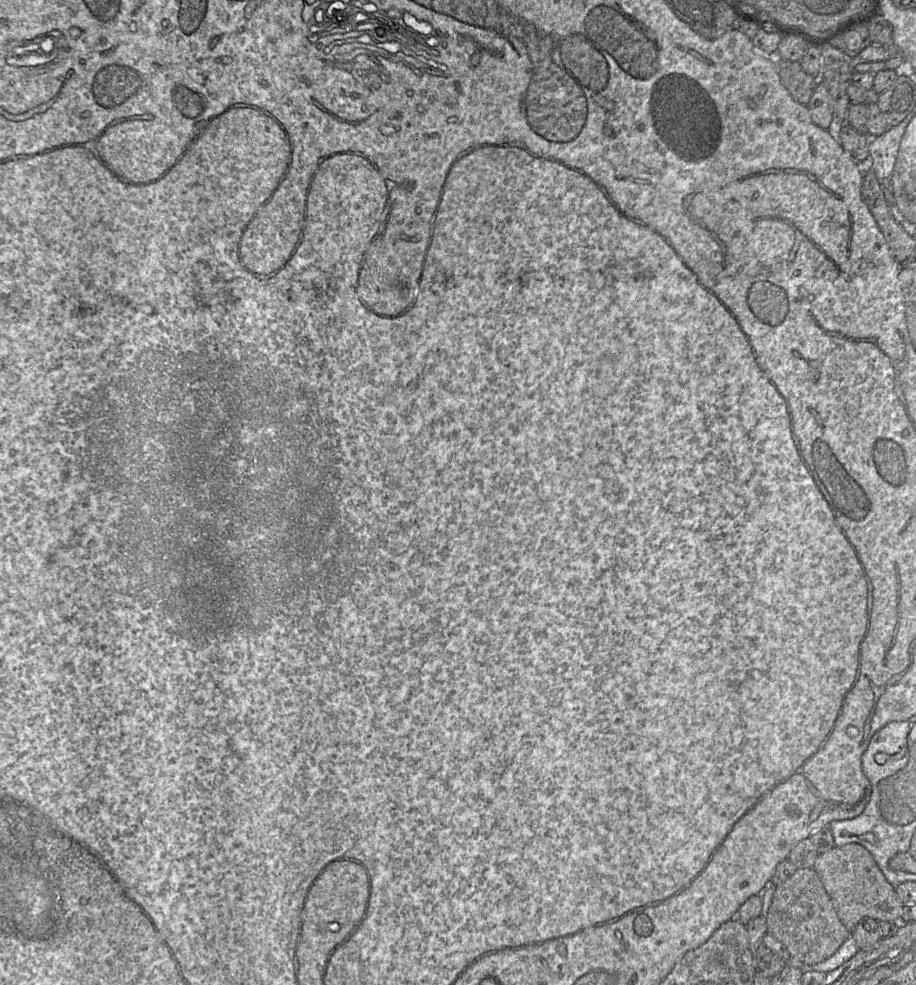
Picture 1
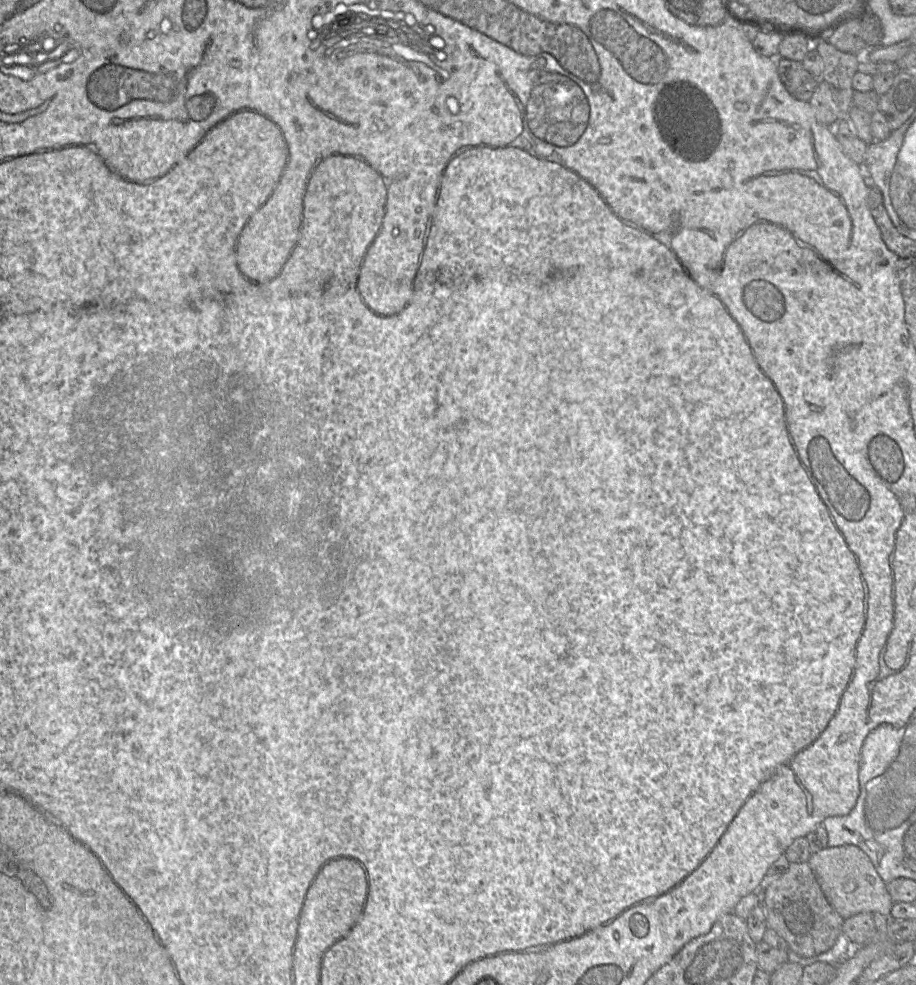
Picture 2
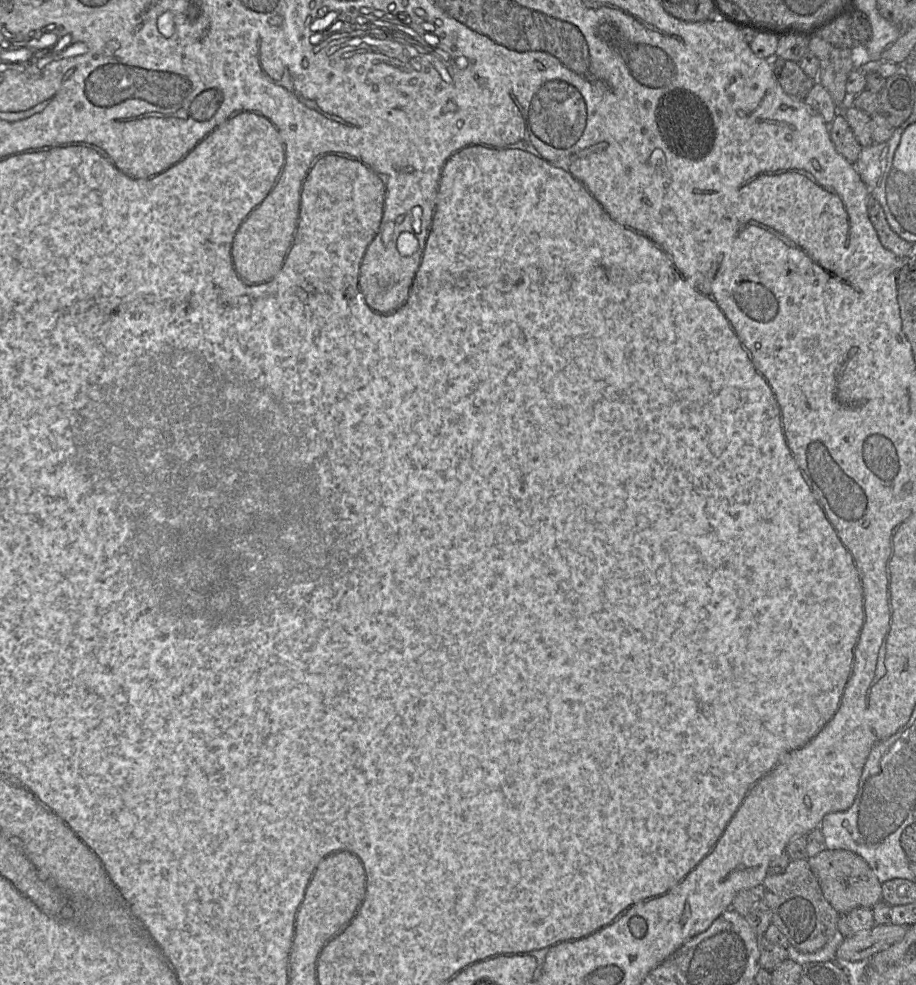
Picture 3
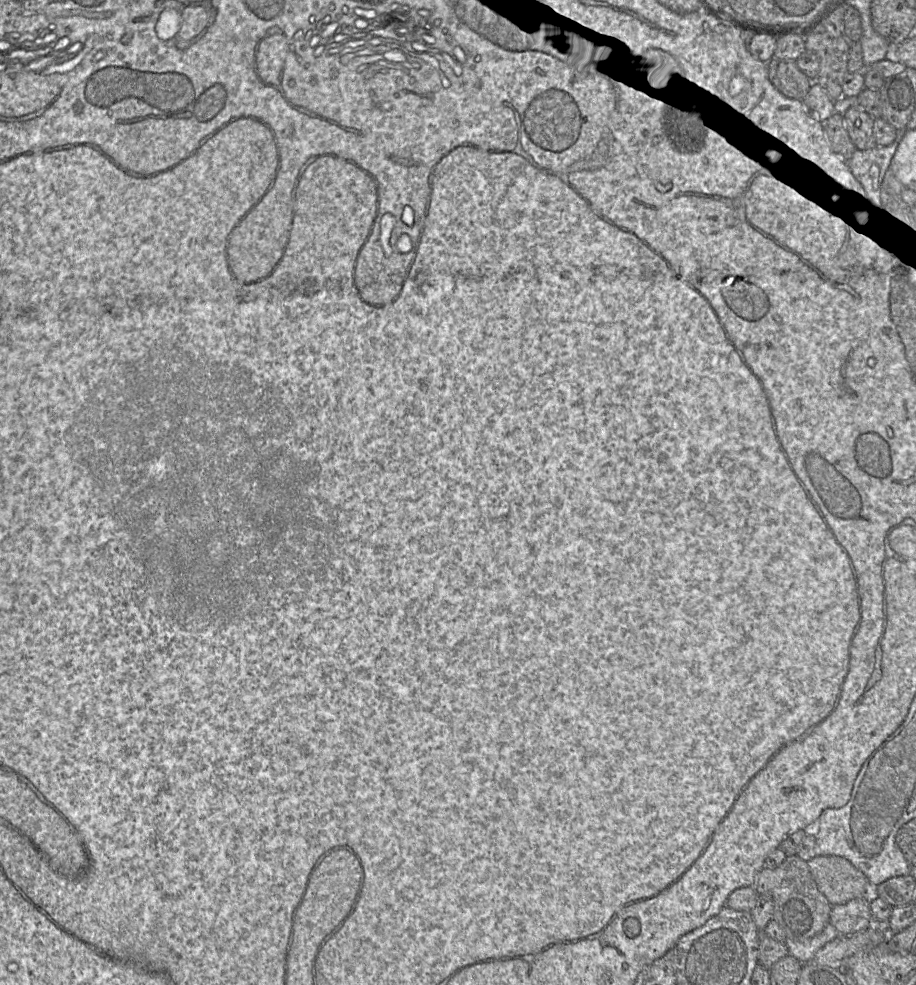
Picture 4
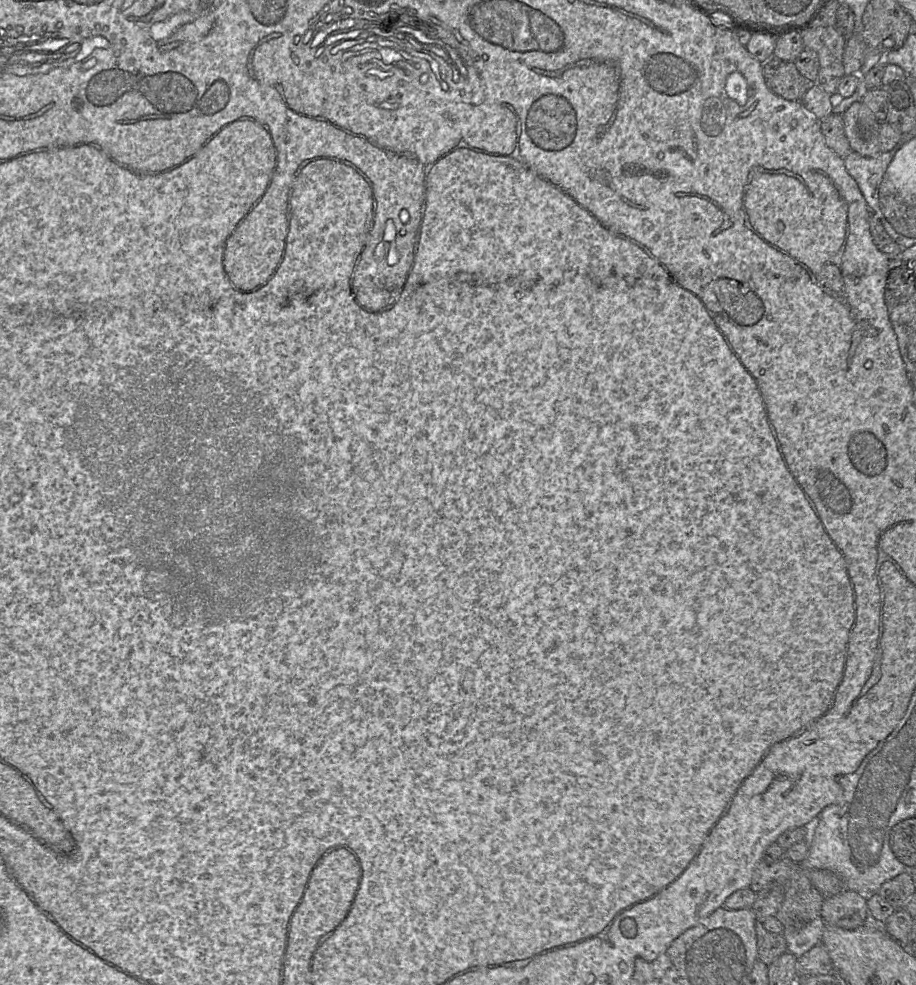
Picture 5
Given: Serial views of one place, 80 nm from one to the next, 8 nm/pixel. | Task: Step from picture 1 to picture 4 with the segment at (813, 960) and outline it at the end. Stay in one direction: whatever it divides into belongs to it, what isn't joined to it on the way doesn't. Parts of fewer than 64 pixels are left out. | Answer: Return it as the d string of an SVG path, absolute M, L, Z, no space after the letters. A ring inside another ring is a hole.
M797 855L787 856L776 868L763 868L753 885L759 895L770 895L774 902L773 919L785 932L786 938L806 942L830 924L832 905L818 889L808 863Z

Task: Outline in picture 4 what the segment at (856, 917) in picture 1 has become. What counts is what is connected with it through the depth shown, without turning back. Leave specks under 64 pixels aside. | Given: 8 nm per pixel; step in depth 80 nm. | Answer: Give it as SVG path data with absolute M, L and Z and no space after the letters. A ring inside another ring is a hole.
M815 856L807 861L818 889L831 905L844 904L855 898L870 898L874 888L867 877L841 856Z

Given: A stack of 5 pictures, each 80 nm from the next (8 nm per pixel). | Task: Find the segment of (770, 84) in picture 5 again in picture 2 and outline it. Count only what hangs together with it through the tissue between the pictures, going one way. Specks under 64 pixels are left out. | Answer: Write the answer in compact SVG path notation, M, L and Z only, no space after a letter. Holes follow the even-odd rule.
M776 58L780 80L791 96L808 102L812 97L820 78L815 78L802 65L801 61Z

